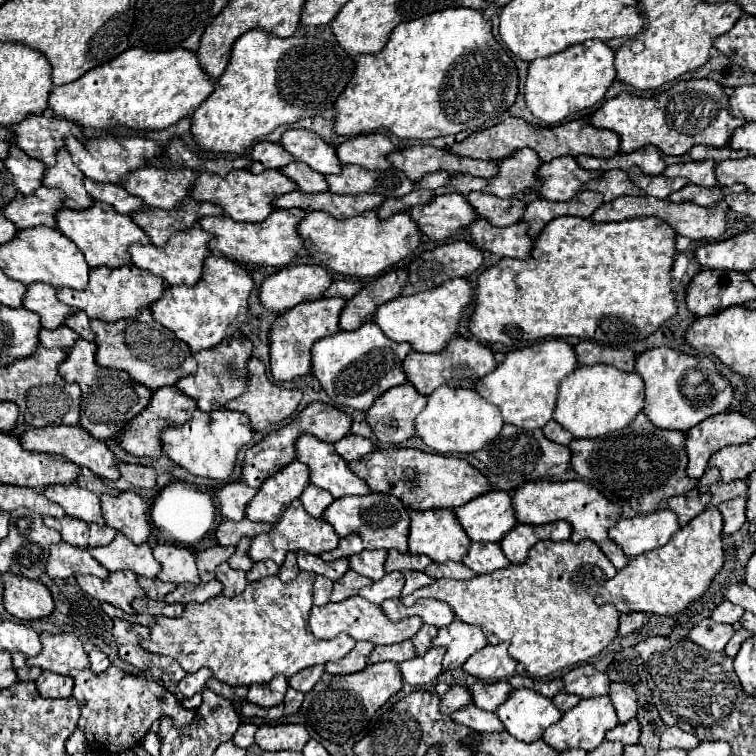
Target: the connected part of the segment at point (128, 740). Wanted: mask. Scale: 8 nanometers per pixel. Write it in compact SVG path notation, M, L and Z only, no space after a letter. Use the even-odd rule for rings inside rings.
M109 667L105 673L95 675L91 669L75 669L73 697L81 705L79 727L85 733L87 747L95 753L121 753L133 749L151 731L153 723L161 723L165 717L173 719L173 727L183 729L193 723L195 709L185 709L179 699L151 679L129 675L117 667Z

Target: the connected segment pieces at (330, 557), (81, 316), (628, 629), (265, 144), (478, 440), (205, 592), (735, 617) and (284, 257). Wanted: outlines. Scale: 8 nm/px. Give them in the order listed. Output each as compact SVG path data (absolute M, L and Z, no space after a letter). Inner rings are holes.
M353 533L353 535L343 537L343 539L339 541L337 549L333 549L333 551L329 551L329 553L321 553L321 559L325 559L325 561L335 561L335 559L339 559L339 557L351 557L351 555L361 553L361 551L363 551L361 537Z
M77 311L71 319L67 319L67 327L71 327L79 337L87 339L87 341L95 341L95 333L89 327L89 317L83 311Z
M625 613L619 619L619 637L627 637L633 631L639 631L647 623L645 613Z
M259 141L251 149L249 157L253 161L249 171L253 173L261 173L265 169L275 169L275 167L283 169L285 165L295 161L295 157L291 157L291 153L287 153L281 143L269 143L269 141Z
M441 385L427 397L425 409L417 417L417 435L441 455L447 453L477 453L491 443L503 429L505 421L495 405L485 401L477 391L451 389Z
M215 579L211 583L201 583L201 585L177 585L177 589L185 589L185 599L183 601L197 601L197 603L203 603L211 597L217 597L221 595L223 591L223 585Z
M723 599L723 603L717 605L715 611L711 613L711 619L715 619L717 623L729 623L729 625L733 625L733 623L737 623L743 617L743 613L745 613L743 607L731 603L729 599Z
M275 209L263 223L239 223L233 221L229 215L221 217L205 217L199 225L215 235L209 243L209 249L217 255L225 255L237 263L251 263L261 267L285 267L299 257L299 251L305 249L303 237L297 233L299 223L305 219L303 209Z

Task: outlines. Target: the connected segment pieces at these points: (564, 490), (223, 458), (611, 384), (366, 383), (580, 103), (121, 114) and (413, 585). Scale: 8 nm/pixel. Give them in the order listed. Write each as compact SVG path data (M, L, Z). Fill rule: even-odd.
M535 481L535 483L521 485L513 495L513 509L515 509L517 521L527 525L567 521L573 527L573 533L571 533L573 543L591 539L601 547L601 551L611 559L611 563L617 569L623 569L623 565L629 563L629 557L623 553L623 549L615 541L611 541L607 535L609 523L617 523L621 519L621 507L607 501L595 487L591 487L585 481L563 481L563 483Z
M197 409L193 417L181 427L169 427L161 433L163 453L179 467L187 469L191 475L209 477L217 481L227 481L235 469L235 457L241 447L253 439L253 429L249 417L239 411L219 409L205 413Z
M589 365L589 367L577 367L575 373L563 379L553 419L559 421L559 425L563 425L563 429L567 429L577 439L595 439L605 433L619 431L631 425L635 417L643 411L643 407L645 407L645 385L637 373L625 373L611 365Z
M363 323L357 331L339 331L313 347L313 375L337 405L367 411L385 391L407 383L403 359L409 351L411 345L385 337L377 323Z
M591 39L545 59L535 59L529 65L525 79L527 109L545 125L557 125L563 119L599 103L615 79L615 51L599 39Z
M133 47L107 61L107 65L91 69L79 81L53 87L47 103L55 117L73 121L85 129L109 131L127 127L135 131L161 131L193 113L211 95L213 83L197 63L195 53L187 49L145 51Z
M405 571L403 575L405 575L405 587L403 587L403 591L401 591L401 597L413 593L415 589L421 589L421 587L433 583L433 579L431 579L429 575L421 573L421 571Z

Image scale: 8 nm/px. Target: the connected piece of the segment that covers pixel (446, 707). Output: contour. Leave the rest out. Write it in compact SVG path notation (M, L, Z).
M453 685L445 697L441 697L441 709L443 713L447 715L453 715L455 711L467 707L473 703L473 697L471 697L471 691L467 687L459 687L459 685Z

